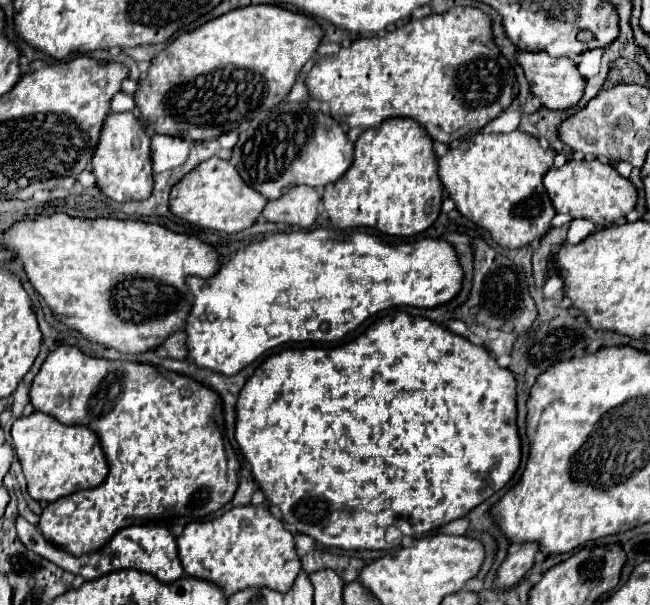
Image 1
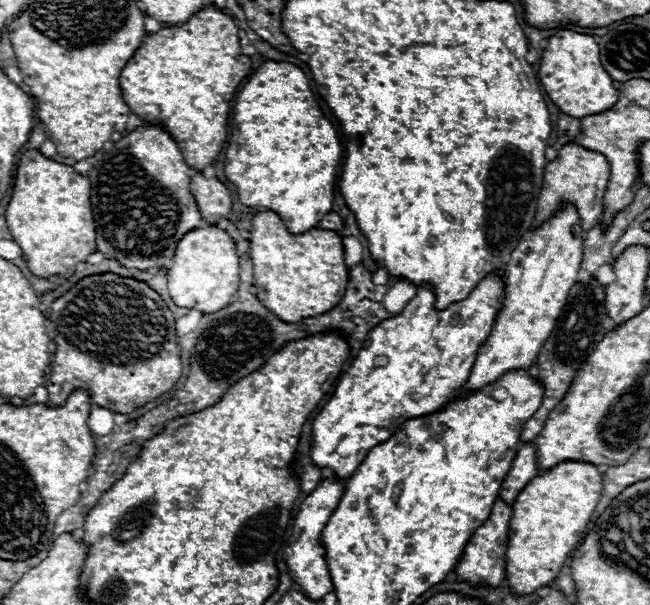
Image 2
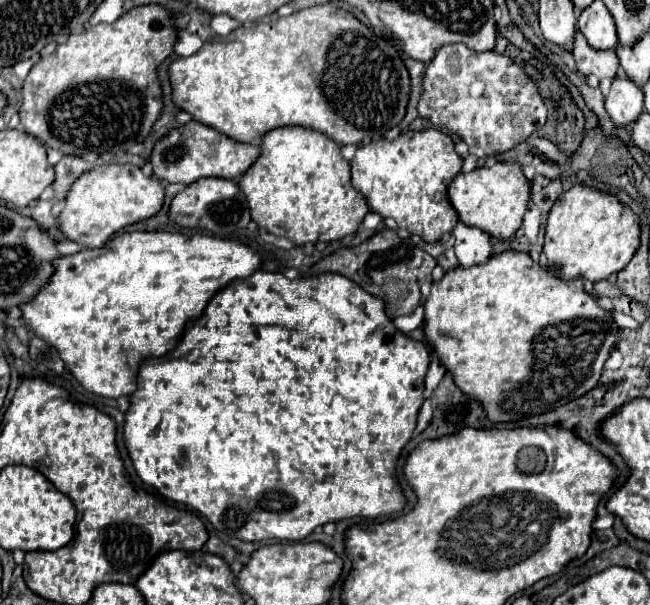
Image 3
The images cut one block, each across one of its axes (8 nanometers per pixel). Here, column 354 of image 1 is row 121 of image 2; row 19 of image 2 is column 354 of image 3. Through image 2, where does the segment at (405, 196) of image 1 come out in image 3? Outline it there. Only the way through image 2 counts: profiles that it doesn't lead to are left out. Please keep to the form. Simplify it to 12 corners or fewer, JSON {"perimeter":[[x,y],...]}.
{"perimeter":[[274,128],[238,178],[250,216],[296,246],[368,208],[340,144]]}

